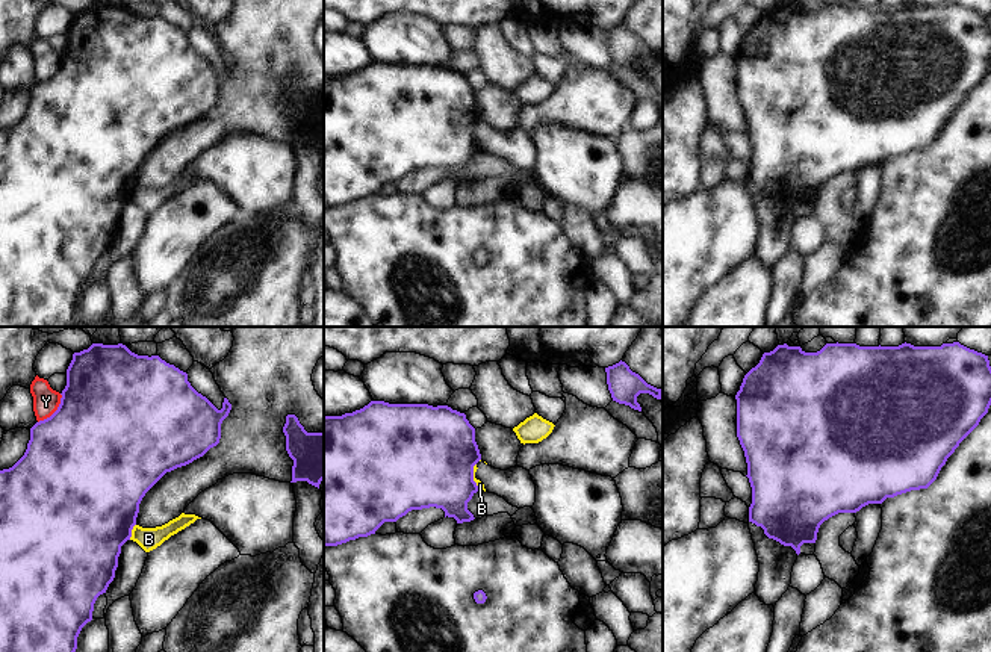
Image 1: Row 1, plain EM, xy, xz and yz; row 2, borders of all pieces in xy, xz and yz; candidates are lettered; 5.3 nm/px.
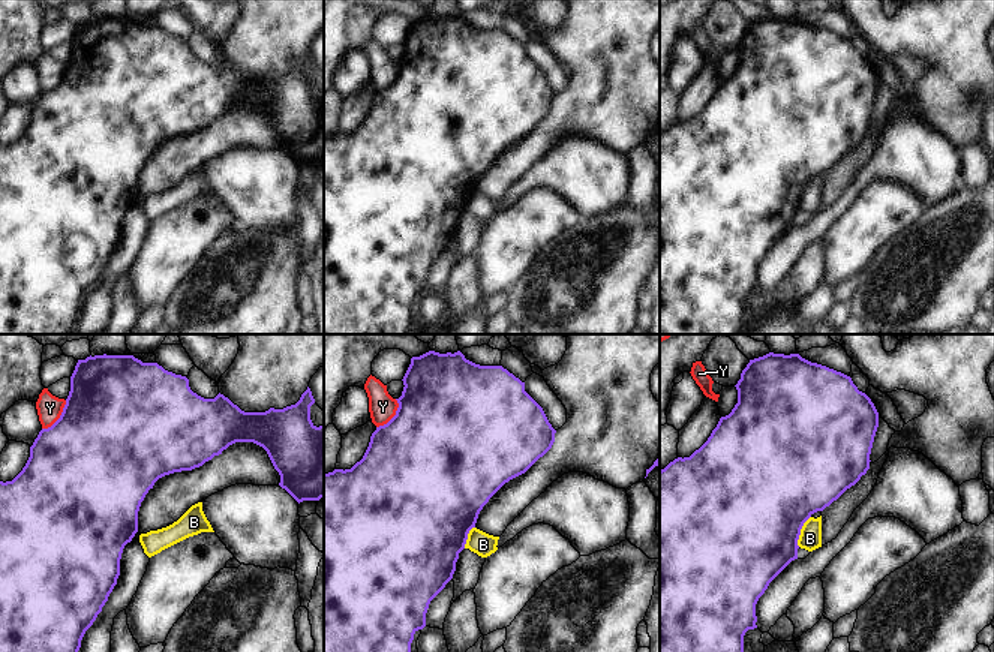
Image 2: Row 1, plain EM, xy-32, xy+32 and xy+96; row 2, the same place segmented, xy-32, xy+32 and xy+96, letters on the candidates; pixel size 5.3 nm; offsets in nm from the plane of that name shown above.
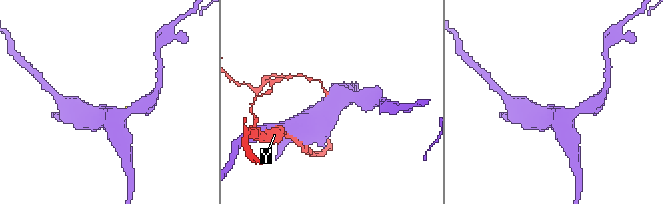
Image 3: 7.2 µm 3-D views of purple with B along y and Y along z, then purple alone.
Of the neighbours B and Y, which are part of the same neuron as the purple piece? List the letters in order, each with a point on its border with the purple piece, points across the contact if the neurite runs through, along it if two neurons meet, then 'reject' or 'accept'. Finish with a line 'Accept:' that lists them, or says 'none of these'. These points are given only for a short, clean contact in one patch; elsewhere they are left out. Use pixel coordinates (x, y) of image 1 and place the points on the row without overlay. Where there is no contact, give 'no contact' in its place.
B: xy (130, 192) | along xy (135, 185), (129, 200) | reject
Y: xy (56, 71) | reject
Accept: none of these

